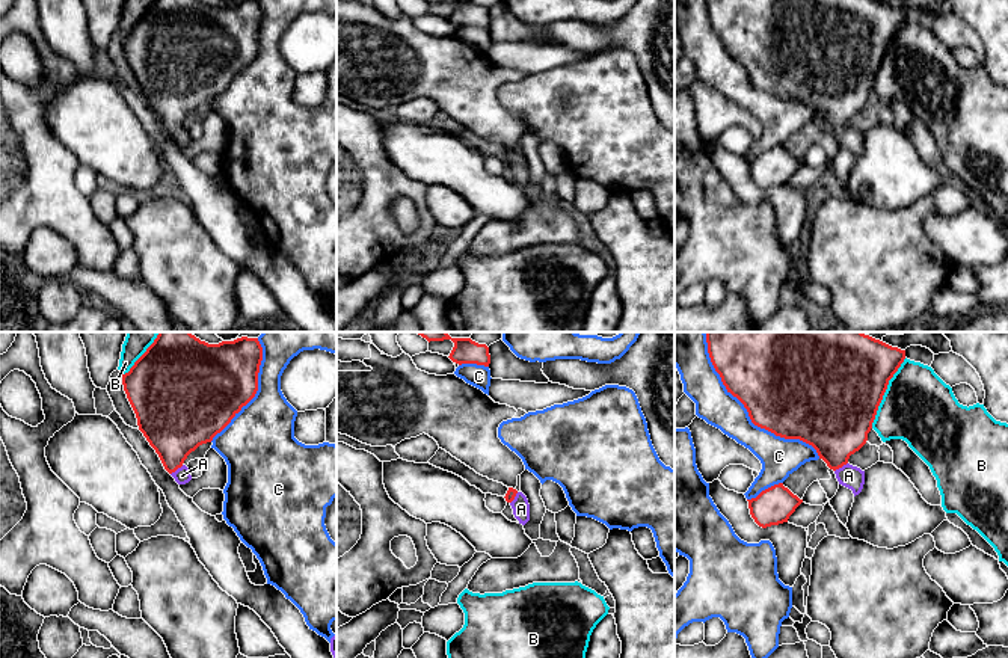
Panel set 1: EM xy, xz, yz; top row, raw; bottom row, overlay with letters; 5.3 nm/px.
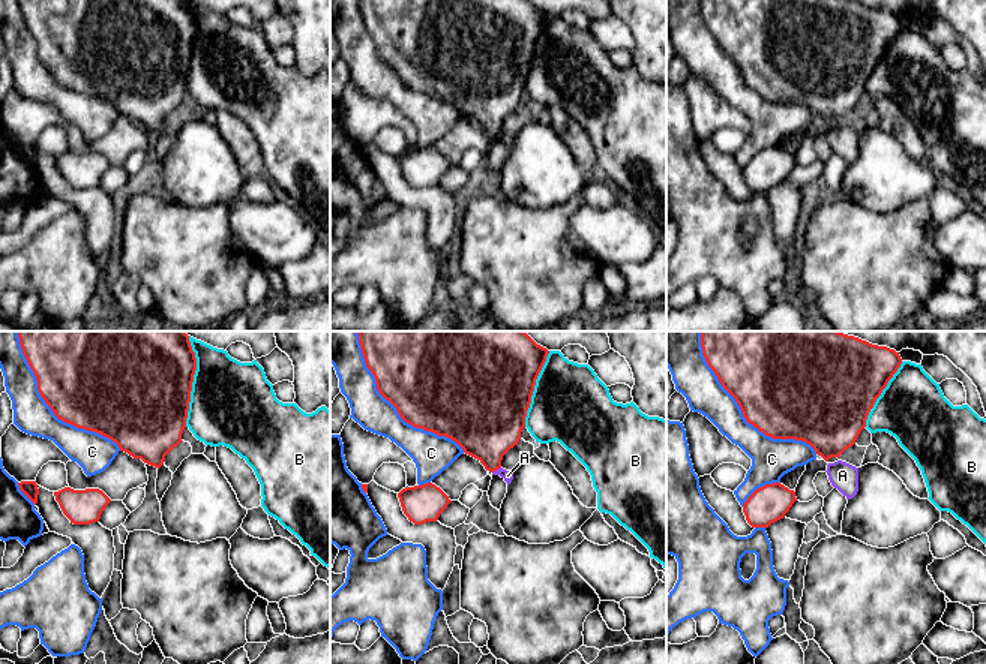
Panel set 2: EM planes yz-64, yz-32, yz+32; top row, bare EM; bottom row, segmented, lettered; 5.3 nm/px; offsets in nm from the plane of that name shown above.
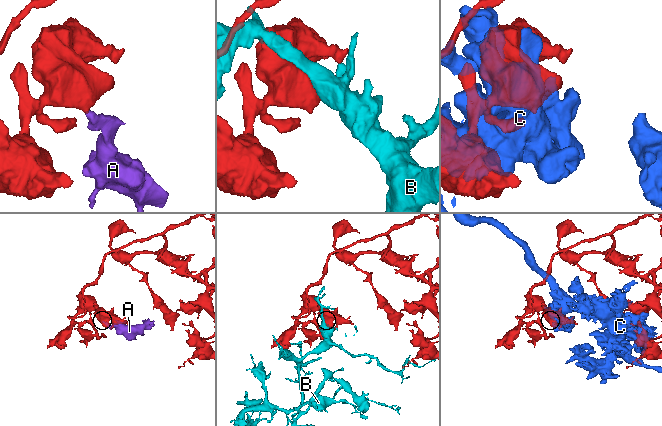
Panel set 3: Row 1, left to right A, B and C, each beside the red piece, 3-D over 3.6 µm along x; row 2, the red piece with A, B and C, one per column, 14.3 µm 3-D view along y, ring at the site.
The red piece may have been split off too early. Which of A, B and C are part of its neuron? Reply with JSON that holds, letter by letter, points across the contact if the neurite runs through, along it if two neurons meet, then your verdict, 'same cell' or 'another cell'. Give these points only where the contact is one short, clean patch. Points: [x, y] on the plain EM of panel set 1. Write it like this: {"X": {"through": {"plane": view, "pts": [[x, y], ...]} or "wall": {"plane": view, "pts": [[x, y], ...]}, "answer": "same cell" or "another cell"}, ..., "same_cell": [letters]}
{"A": {"through": {"plane": "yz", "pts": [[836, 82], [836, 121], [841, 129], [848, 138]]}, "answer": "same cell"}, "B": {"answer": "another cell"}, "C": {"answer": "another cell"}, "same_cell": ["A"]}

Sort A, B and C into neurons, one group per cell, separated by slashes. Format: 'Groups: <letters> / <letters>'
Groups: A / B / C

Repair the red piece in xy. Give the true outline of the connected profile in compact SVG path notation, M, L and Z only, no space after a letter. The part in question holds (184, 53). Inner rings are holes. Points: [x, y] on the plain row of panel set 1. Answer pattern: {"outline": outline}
{"outline": "M155 0L122 36L127 60L139 92L178 146L192 142L184 127L199 107L211 104L258 53L263 9L258 0L237 0L208 6L199 0Z"}

